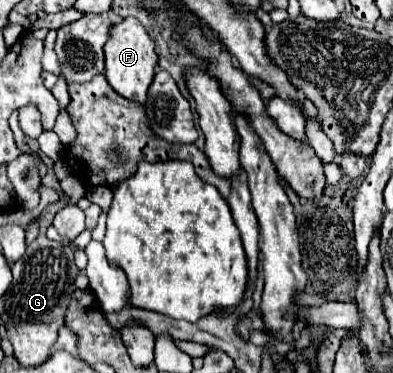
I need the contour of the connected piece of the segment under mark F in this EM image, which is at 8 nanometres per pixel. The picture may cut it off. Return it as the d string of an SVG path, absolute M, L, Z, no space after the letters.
M128 17L118 25L114 25L112 37L106 43L106 71L104 71L112 89L130 101L146 103L146 93L154 81L156 67L158 67L158 53L154 49L154 41L146 33L146 29L138 23L138 19Z

